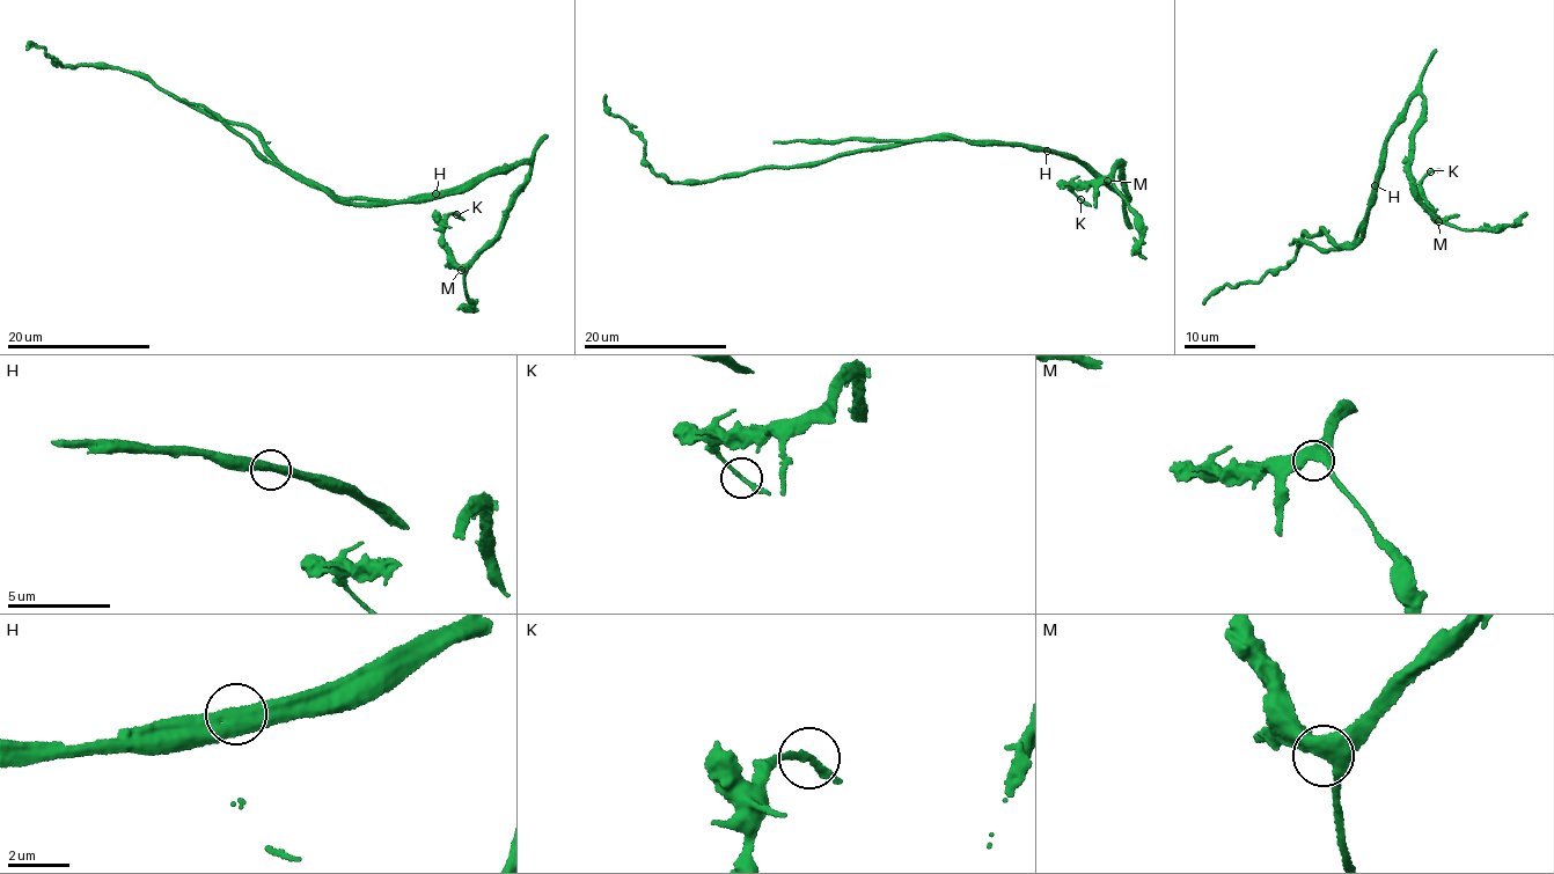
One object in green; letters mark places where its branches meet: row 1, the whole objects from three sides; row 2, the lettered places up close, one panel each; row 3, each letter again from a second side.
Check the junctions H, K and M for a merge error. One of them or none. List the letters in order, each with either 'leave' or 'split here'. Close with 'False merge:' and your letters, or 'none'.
H: split here
K: leave
M: leave
False merge: H

